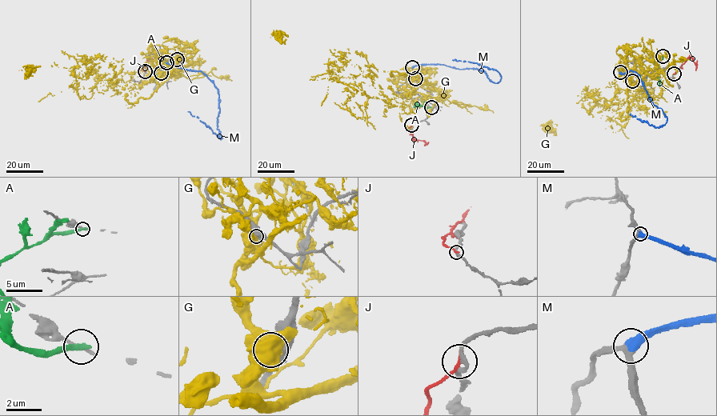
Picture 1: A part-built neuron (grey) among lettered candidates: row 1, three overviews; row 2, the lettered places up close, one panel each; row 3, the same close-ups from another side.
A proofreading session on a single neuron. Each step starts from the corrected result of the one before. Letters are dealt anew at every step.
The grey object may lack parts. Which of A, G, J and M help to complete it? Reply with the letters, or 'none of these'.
M

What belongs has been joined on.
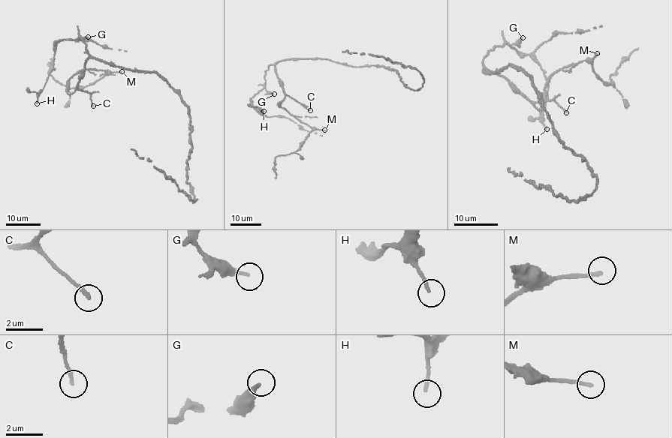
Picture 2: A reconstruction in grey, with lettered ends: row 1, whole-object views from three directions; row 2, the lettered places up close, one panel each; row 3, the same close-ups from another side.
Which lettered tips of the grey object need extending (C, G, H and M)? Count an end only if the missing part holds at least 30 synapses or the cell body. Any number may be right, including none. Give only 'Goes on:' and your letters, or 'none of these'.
Goes on: M

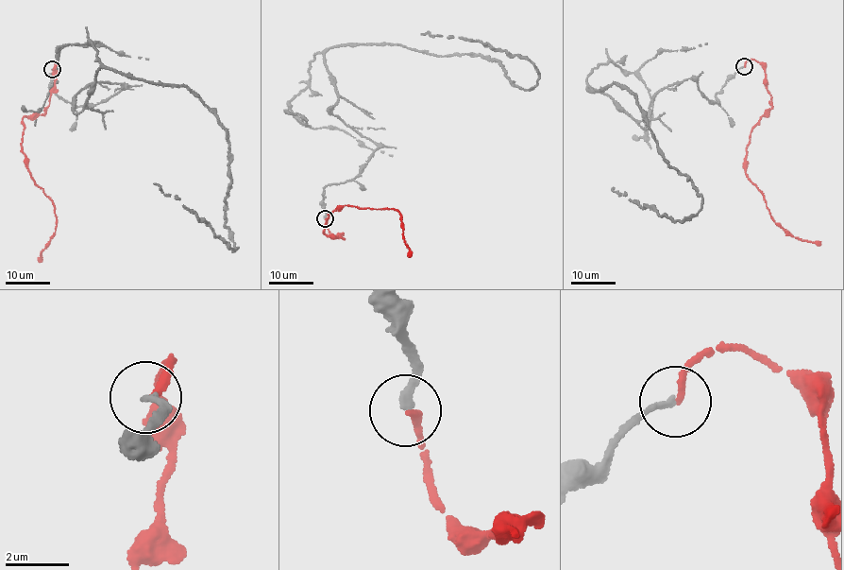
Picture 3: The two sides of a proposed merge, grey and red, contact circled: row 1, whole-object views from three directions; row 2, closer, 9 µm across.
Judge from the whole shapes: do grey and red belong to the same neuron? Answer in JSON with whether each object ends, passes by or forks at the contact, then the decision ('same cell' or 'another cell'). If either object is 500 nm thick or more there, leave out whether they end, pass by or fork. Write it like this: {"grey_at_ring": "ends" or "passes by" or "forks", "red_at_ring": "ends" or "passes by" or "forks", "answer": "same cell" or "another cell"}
{"grey_at_ring": "ends", "red_at_ring": "ends", "answer": "same cell"}

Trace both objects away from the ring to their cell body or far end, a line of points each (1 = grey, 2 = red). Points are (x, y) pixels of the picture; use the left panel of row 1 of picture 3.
1: (52, 69), (78, 107), (120, 83), (77, 113), (101, 67), (197, 94), (237, 247), (153, 183)
2: (52, 69), (56, 64), (47, 108), (42, 115), (22, 120), (26, 168), (53, 202), (57, 226), (39, 261)

